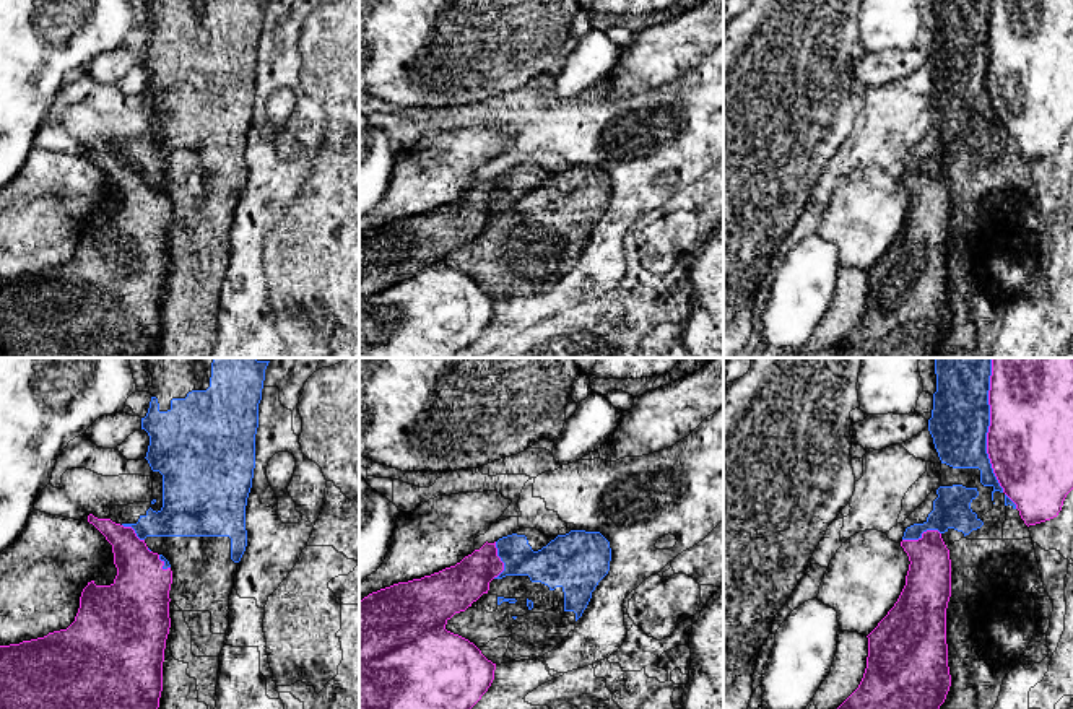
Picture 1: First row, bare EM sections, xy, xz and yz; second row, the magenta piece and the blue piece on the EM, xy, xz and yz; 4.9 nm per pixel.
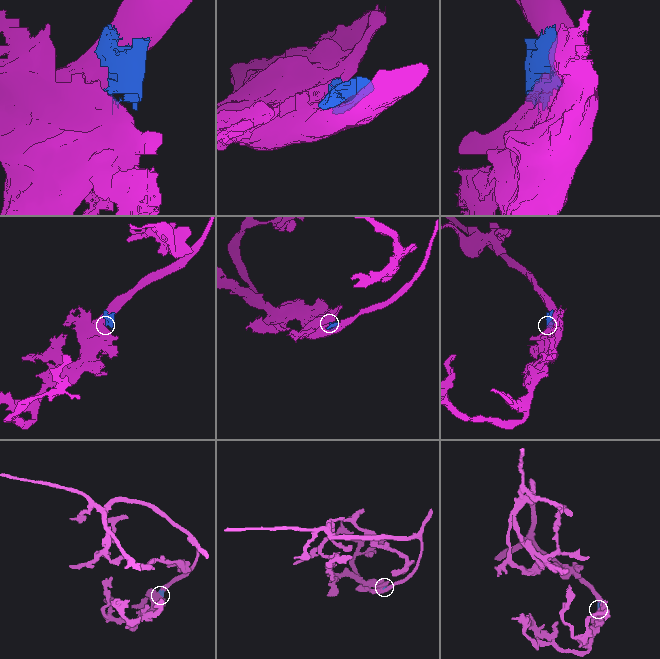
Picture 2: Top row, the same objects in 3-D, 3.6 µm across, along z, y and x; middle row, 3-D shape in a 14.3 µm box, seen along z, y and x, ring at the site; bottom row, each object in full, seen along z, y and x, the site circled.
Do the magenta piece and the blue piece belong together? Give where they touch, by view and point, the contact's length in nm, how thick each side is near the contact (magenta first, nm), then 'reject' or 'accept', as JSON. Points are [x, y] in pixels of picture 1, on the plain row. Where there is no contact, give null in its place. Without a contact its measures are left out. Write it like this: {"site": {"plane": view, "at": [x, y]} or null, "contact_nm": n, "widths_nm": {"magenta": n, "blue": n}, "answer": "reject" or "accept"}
{"site": {"plane": "yz", "at": [987, 72]}, "contact_nm": 700, "widths_nm": {"magenta": 440, "blue": 300}, "answer": "reject"}

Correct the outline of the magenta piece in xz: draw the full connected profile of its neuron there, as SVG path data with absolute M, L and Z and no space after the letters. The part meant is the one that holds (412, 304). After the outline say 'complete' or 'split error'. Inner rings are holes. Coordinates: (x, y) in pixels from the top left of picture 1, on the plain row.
M496 177L484 179L455 202L431 211L398 218L359 237L359 358L452 358L470 346L494 315L496 299L468 275L445 265L447 257L465 247L489 218L504 207Z | complete

